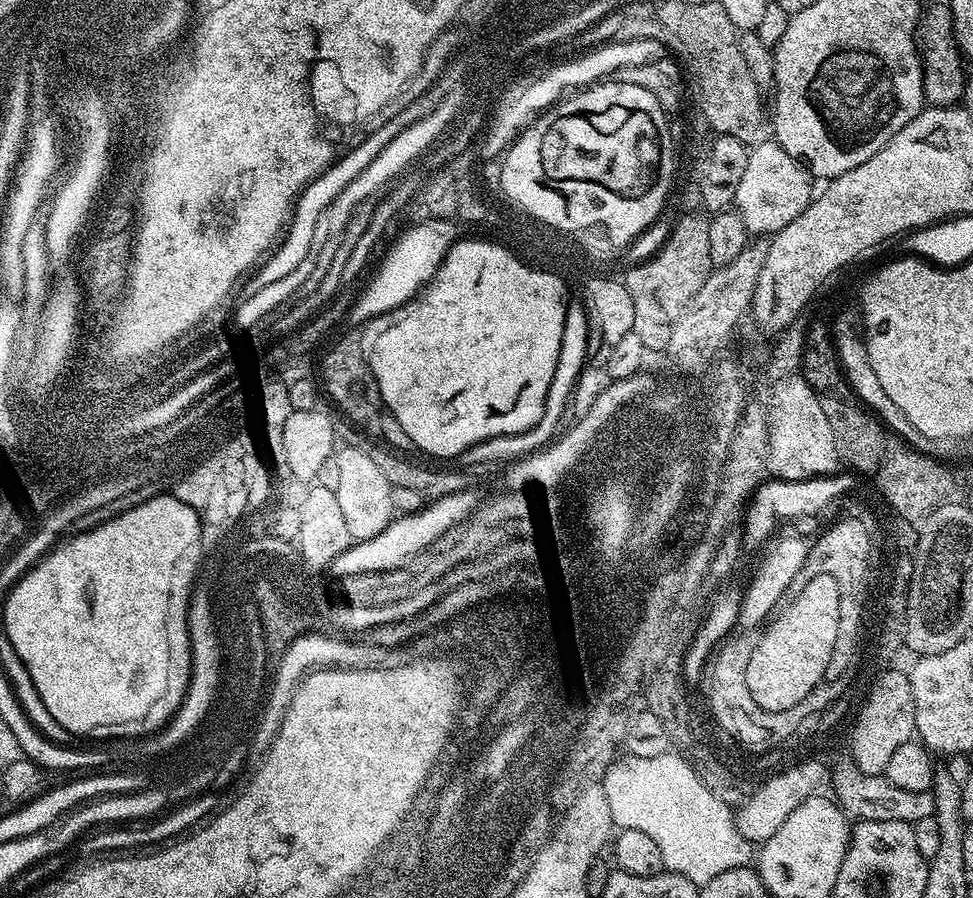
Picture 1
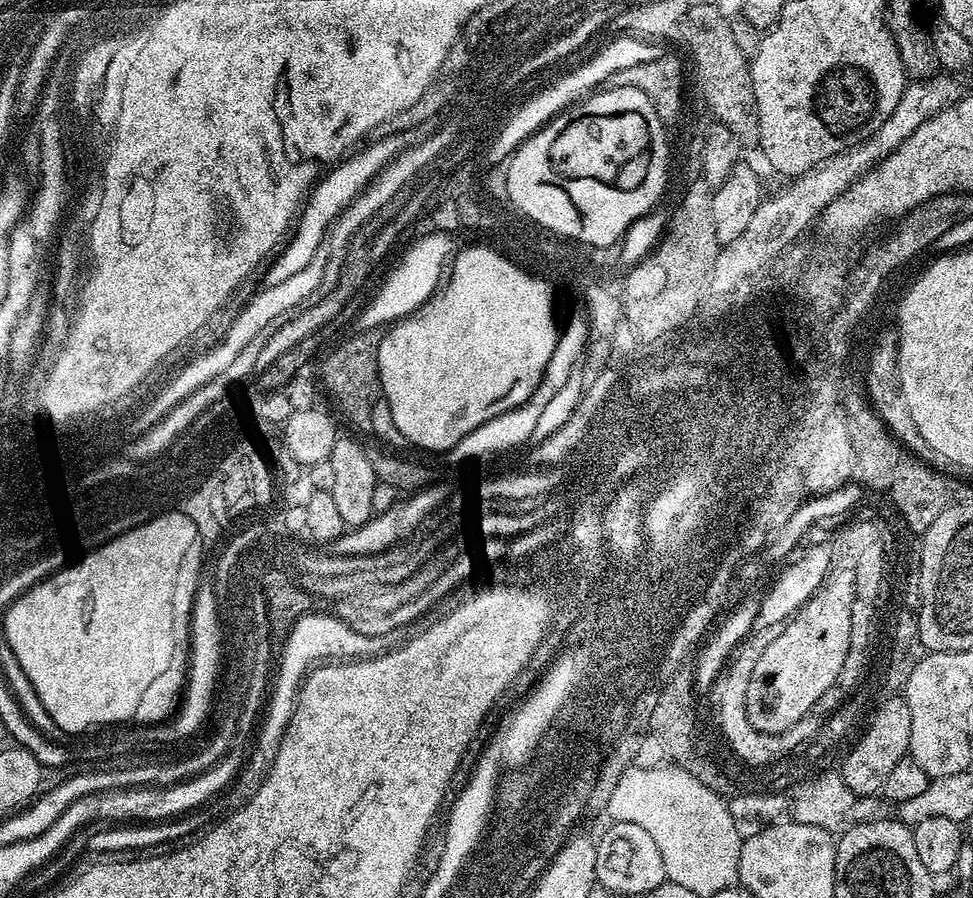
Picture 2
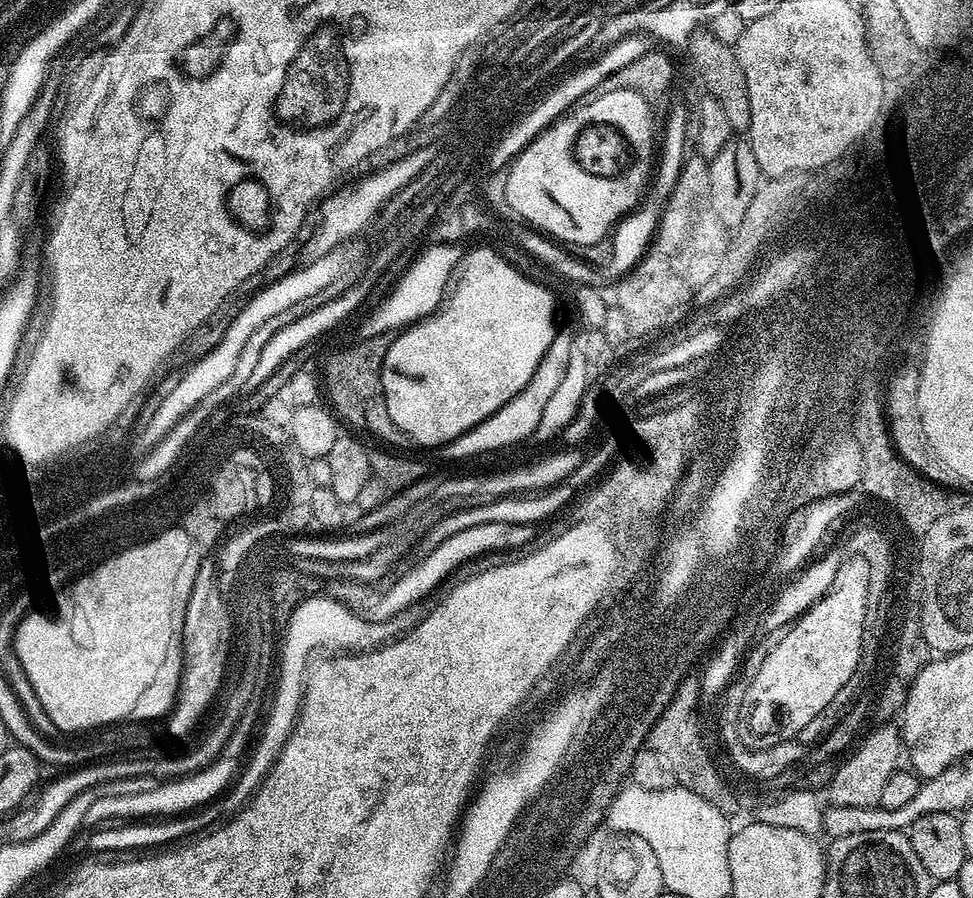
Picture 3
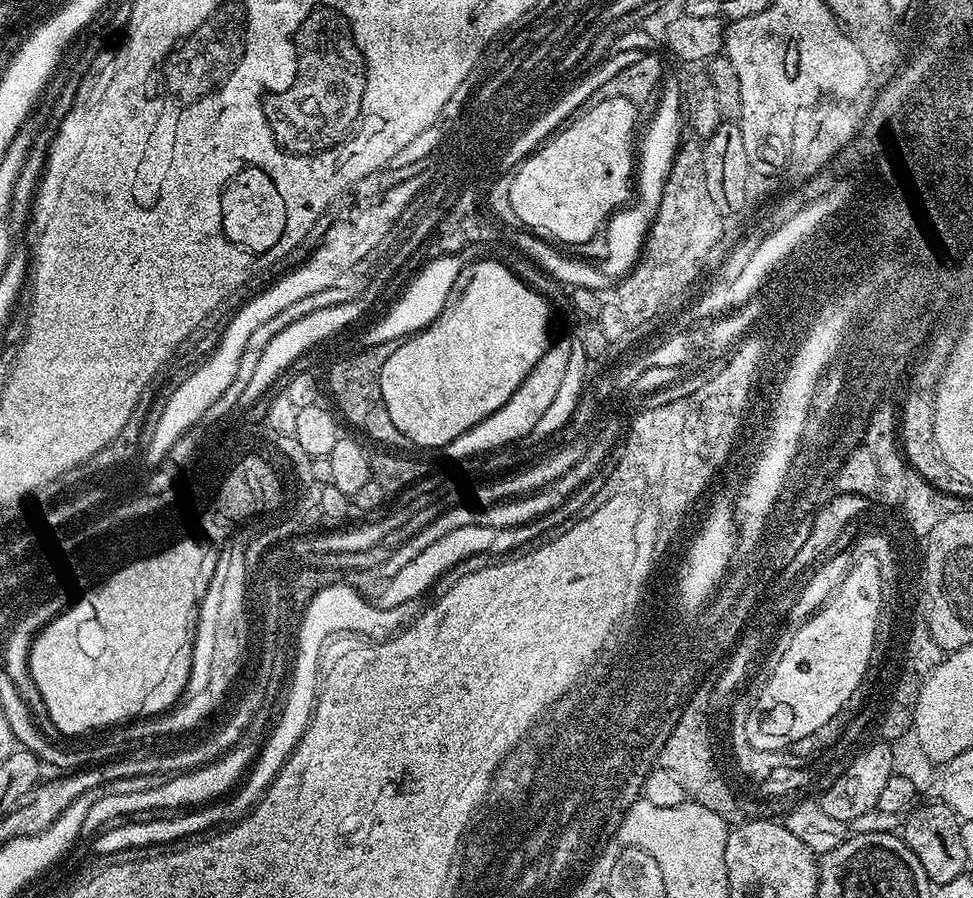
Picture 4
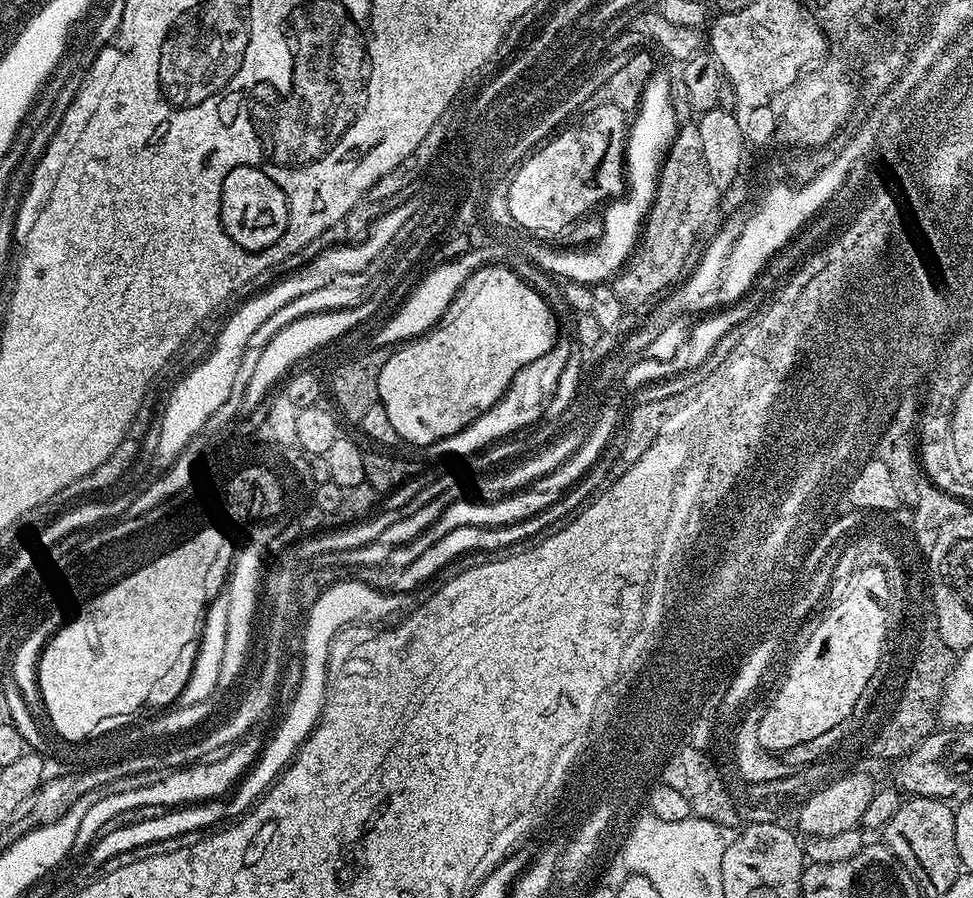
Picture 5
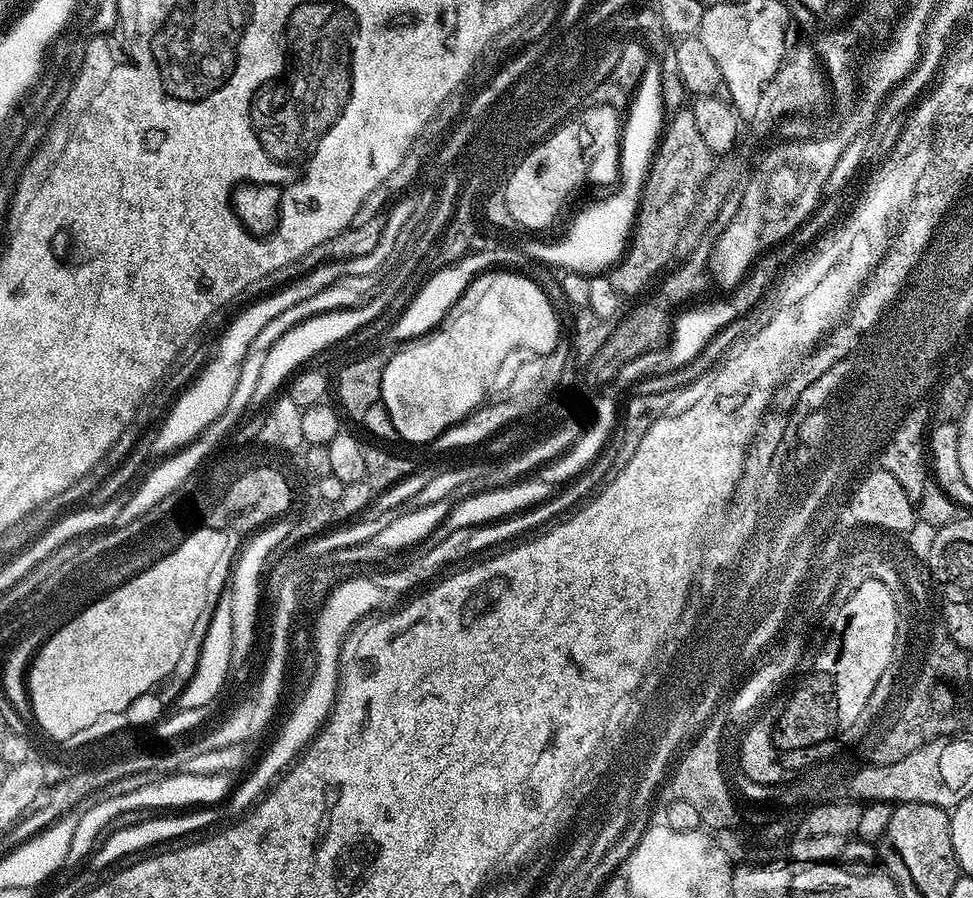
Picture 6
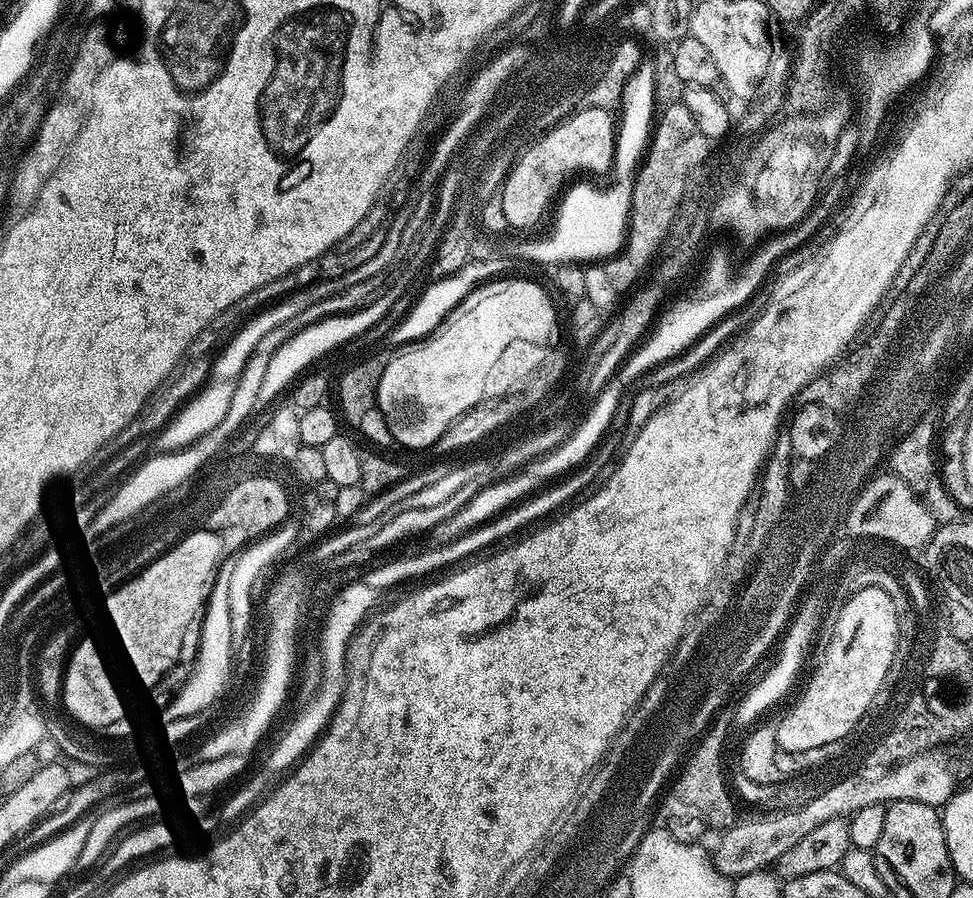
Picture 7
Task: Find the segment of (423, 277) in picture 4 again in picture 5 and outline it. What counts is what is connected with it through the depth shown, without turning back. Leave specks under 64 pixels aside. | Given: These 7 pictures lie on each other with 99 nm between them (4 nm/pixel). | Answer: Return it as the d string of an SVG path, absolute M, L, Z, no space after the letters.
M492 244L481 246L479 248L471 248L470 251L465 252L463 259L457 264L450 264L448 267L440 269L435 275L424 283L420 292L416 292L415 299L408 303L407 308L404 308L404 313L400 316L395 313L384 320L385 324L378 328L376 334L380 340L391 340L393 344L399 345L401 342L407 342L415 337L423 336L425 332L429 331L443 316L445 310L452 305L456 298L456 293L460 291L462 285L468 281L470 277L476 273L480 268L488 265L496 266L505 259L505 249L502 250L498 245Z

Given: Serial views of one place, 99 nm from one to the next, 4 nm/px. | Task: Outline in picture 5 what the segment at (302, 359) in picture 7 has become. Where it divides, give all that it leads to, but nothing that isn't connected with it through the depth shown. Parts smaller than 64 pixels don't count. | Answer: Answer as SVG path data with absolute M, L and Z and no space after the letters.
M376 300L372 301L370 304L342 308L335 312L318 312L315 316L304 316L302 319L294 321L290 326L286 326L285 329L280 330L278 334L276 334L274 338L267 343L266 349L262 352L262 355L258 360L258 363L252 373L252 377L250 378L249 385L246 386L246 391L243 395L243 398L240 400L239 407L241 413L247 416L247 414L252 413L261 404L263 399L264 402L267 399L266 394L269 392L270 388L281 377L282 380L292 369L295 369L297 367L295 364L298 363L303 356L308 356L311 354L311 352L313 352L313 354L319 353L321 349L323 349L325 346L328 346L326 344L330 343L331 340L336 340L339 338L339 336L344 335L347 337L353 330L360 328L358 327L360 323L364 324L365 322L371 321L372 317L368 314L368 312L374 316L377 315L372 311L372 308L375 308L375 310L377 310L379 313L380 309L376 307Z

